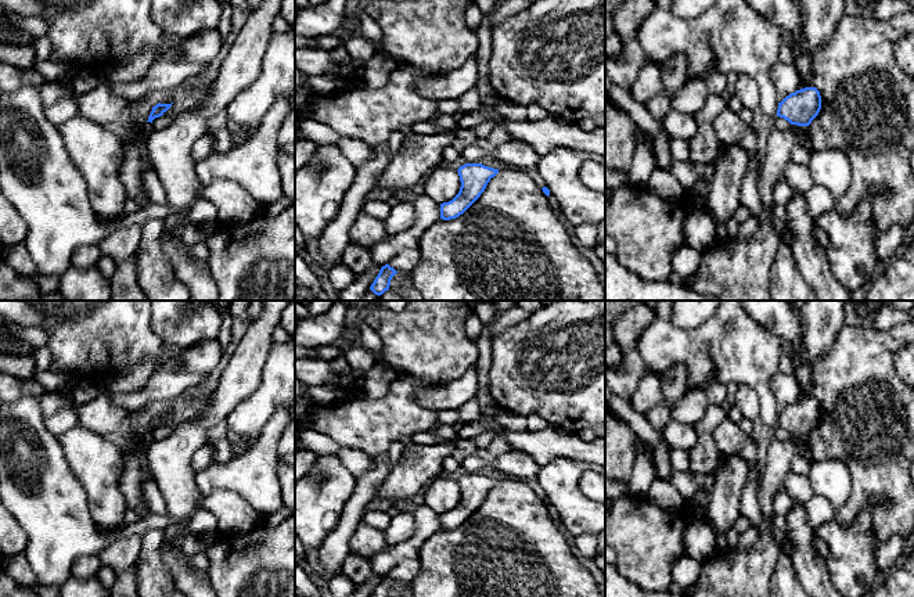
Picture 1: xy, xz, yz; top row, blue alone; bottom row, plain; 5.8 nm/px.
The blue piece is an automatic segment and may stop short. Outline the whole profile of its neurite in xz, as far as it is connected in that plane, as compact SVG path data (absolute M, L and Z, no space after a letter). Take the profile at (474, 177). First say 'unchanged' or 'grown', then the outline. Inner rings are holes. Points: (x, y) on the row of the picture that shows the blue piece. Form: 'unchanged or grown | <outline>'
unchanged | M465 163L458 168L461 187L458 194L449 202L440 204L440 219L450 220L463 215L485 191L499 169L482 163Z

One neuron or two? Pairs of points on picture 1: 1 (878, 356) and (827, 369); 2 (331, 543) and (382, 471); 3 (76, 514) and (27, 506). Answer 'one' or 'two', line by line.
1: one
2: one
3: one

